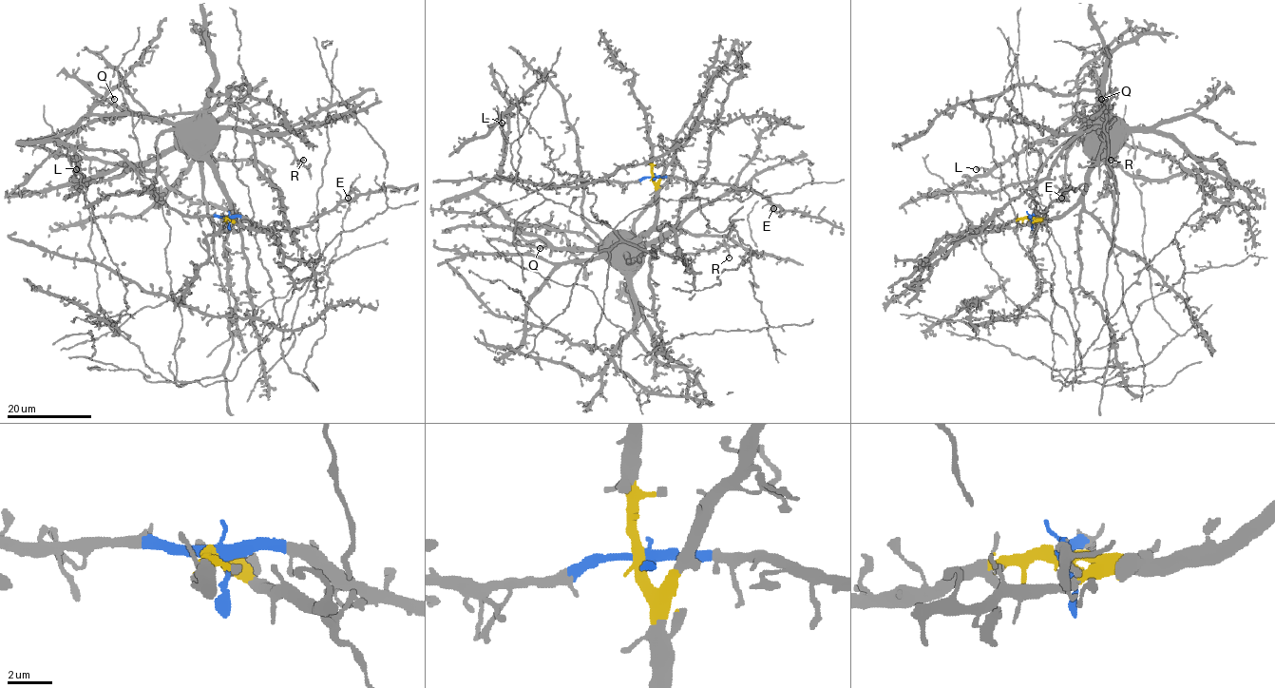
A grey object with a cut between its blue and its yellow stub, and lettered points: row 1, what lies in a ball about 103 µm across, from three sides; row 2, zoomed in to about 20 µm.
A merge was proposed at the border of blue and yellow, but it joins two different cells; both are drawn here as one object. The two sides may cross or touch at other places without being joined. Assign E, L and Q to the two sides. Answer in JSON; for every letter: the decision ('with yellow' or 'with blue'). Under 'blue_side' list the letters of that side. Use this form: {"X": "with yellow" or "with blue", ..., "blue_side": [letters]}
{"E": "with blue", "L": "with blue", "Q": "with yellow", "blue_side": ["E", "L"]}

